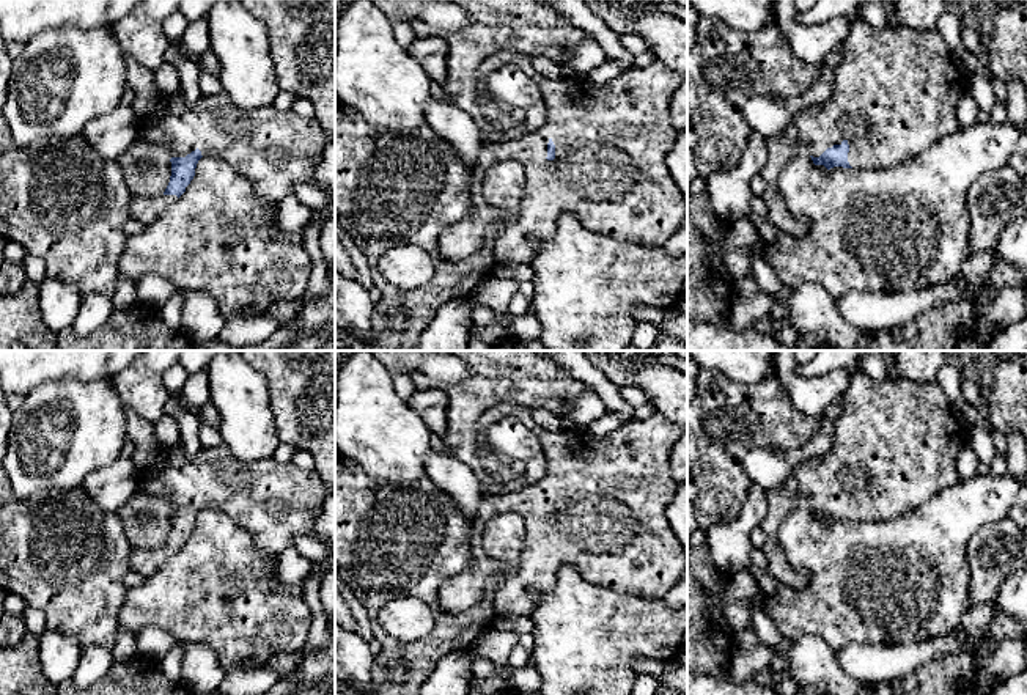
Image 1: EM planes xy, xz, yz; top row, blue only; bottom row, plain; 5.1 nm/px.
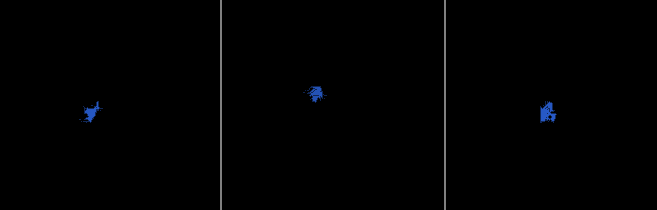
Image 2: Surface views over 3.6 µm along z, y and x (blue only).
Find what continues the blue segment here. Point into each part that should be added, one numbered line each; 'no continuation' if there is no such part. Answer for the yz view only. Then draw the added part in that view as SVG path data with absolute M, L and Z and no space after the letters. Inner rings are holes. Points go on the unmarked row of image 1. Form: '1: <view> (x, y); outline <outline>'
1: yz (895, 444); outline M852 373L840 415L834 420L834 442L827 456L796 465L785 484L766 491L761 528L766 533L763 550L767 571L791 588L807 583L807 574L793 566L777 539L780 525L799 506L819 509L846 492L852 520L873 524L900 517L961 480L956 462L966 443L969 426L955 414L937 382L918 384L901 377L896 382L876 381Z

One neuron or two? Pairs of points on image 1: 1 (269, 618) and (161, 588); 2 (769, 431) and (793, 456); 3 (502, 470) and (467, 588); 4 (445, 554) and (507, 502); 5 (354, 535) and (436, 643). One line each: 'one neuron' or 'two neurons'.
1: one neuron
2: two neurons
3: one neuron
4: two neurons
5: one neuron

